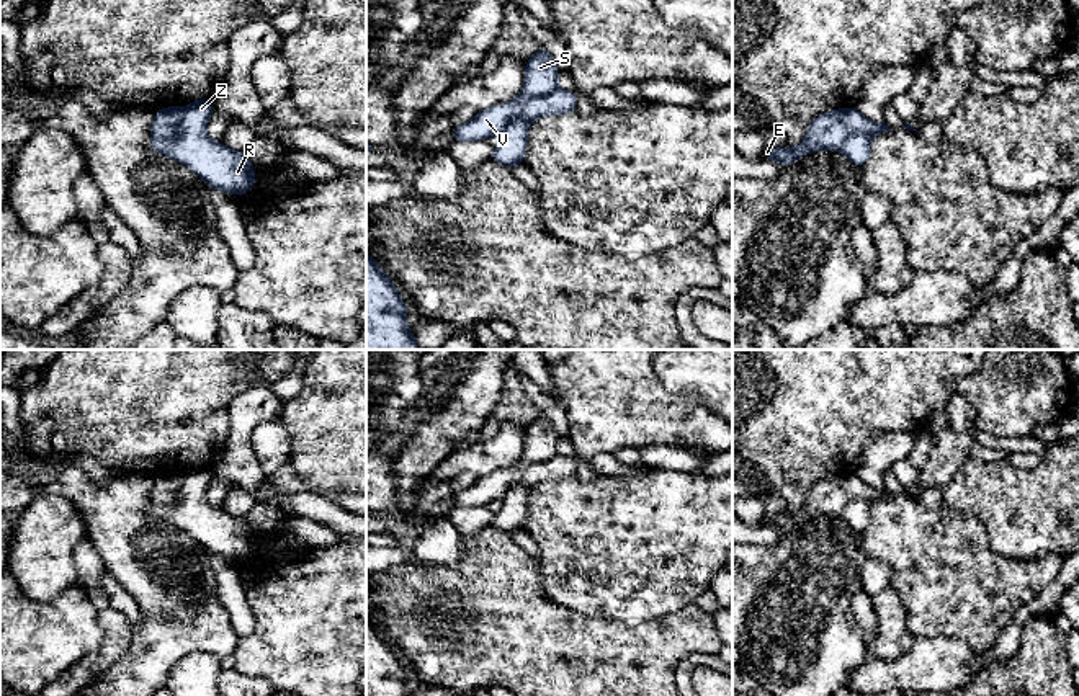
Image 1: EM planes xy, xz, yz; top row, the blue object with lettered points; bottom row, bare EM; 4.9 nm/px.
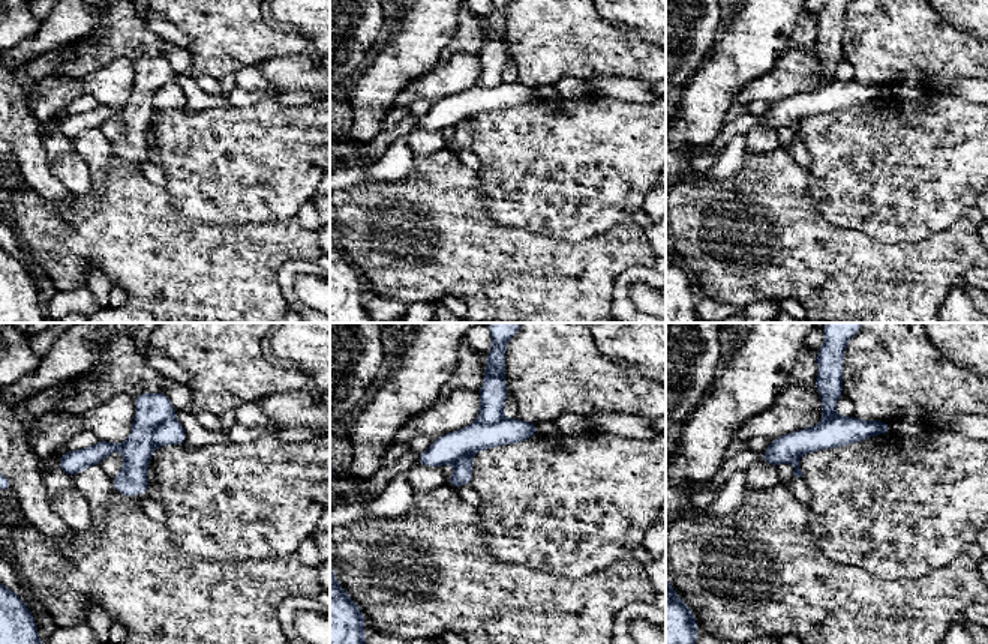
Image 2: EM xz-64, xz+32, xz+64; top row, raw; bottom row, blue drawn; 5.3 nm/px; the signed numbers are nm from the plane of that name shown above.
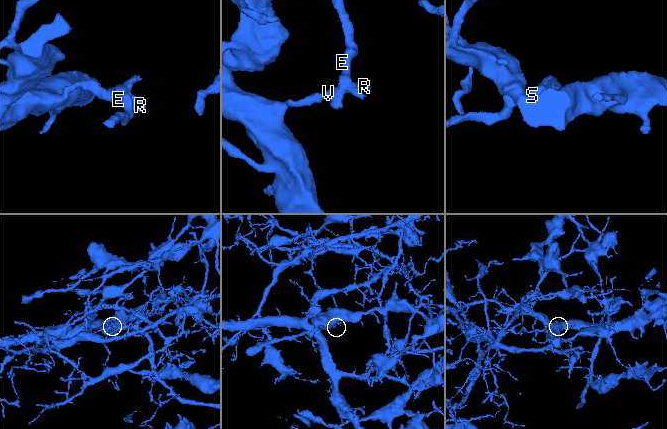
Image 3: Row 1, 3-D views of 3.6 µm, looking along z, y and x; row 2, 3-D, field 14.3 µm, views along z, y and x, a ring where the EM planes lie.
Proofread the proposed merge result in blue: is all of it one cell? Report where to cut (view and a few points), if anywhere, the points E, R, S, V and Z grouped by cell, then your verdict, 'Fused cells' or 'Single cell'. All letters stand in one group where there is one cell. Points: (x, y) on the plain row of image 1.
Split along xy (182, 476), (177, 497), (172, 502), (152, 504). Groups: E S / R V Z. Fused cells

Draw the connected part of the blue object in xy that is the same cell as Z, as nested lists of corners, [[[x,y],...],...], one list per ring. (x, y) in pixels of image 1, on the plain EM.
[[[199,464],[181,474],[175,502],[152,503],[149,513],[193,536],[211,555],[217,554],[234,562],[248,559],[255,551],[255,534],[245,518],[208,503],[206,490],[213,477],[213,464]]]

